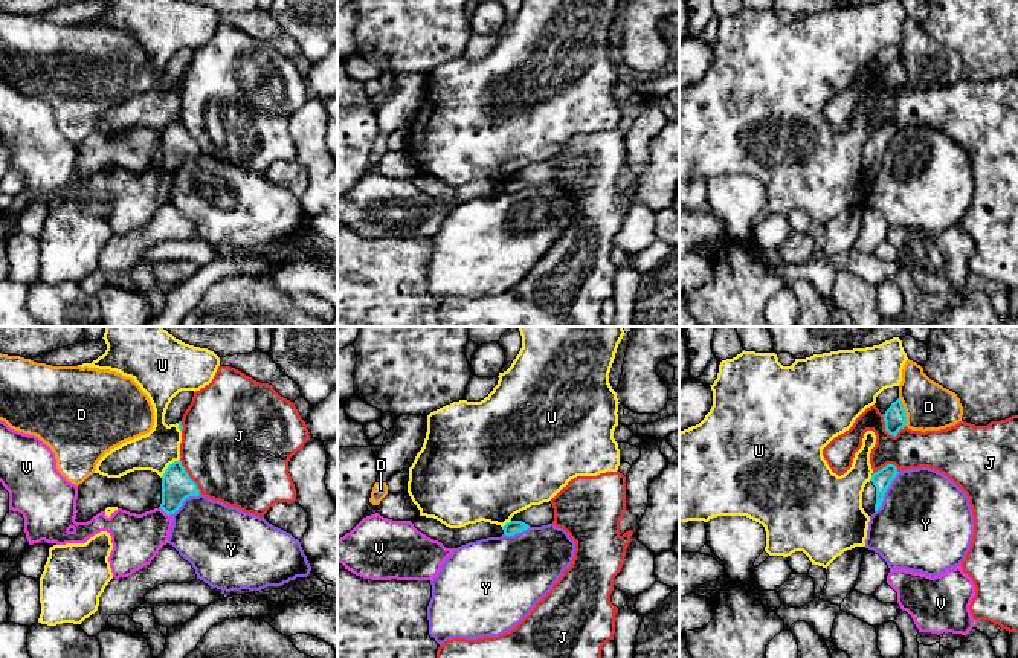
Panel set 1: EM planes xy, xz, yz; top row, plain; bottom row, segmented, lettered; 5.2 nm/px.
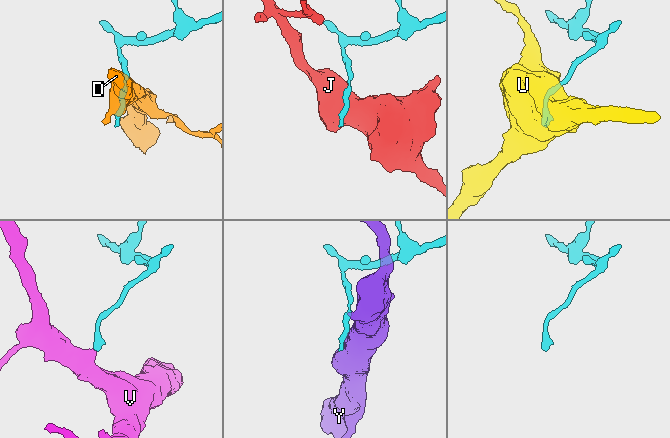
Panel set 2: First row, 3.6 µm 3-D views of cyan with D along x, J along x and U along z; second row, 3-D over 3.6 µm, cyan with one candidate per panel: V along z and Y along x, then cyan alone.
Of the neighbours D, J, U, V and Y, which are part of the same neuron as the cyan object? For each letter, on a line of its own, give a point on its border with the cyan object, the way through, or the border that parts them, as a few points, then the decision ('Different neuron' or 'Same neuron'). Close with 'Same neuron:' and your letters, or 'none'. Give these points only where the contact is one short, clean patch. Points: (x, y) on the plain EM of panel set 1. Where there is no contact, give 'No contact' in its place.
D: Touches cyan at yz (904, 69). Boundary: yz (899, 55), (904, 64), (905, 83). Different neuron
J: Touches cyan at yz (889, 90). Different neuron
U: Touches cyan at xy (168, 124). Boundary: xy (179, 116), (161, 135). Different neuron
V: Touches cyan at xy (165, 170). Boundary: xy (159, 165), (170, 173). Different neuron
Y: Touches cyan at yz (885, 148). Different neuron
Same neuron: none

